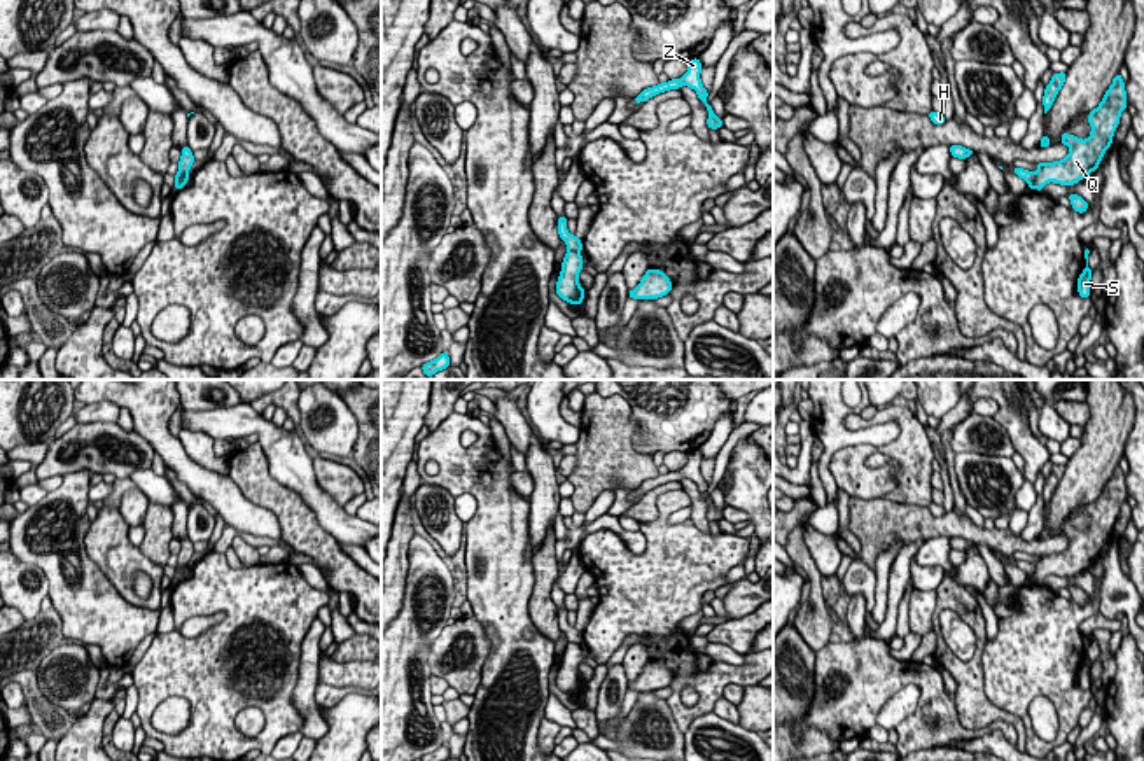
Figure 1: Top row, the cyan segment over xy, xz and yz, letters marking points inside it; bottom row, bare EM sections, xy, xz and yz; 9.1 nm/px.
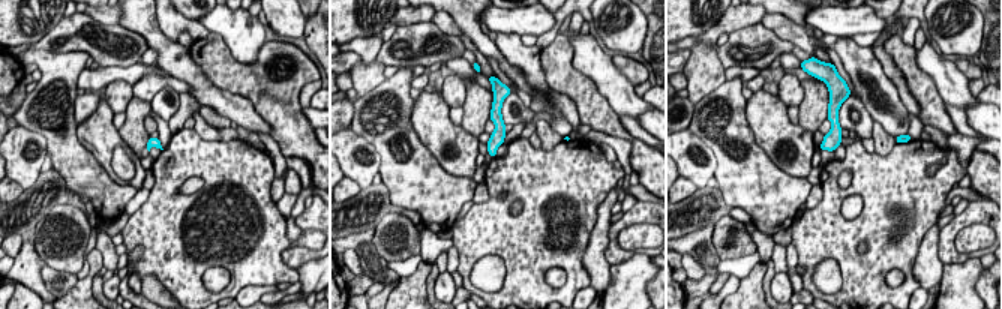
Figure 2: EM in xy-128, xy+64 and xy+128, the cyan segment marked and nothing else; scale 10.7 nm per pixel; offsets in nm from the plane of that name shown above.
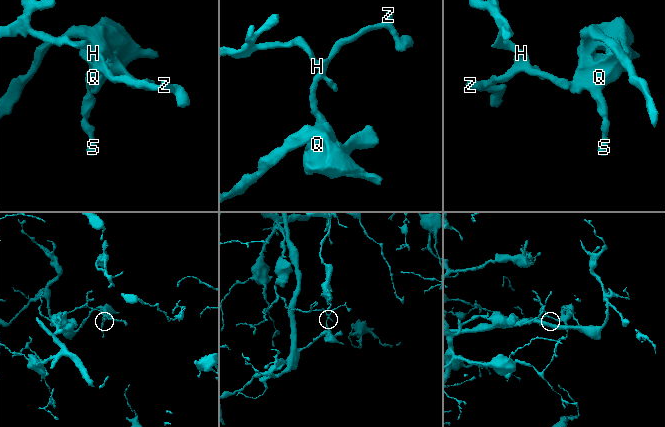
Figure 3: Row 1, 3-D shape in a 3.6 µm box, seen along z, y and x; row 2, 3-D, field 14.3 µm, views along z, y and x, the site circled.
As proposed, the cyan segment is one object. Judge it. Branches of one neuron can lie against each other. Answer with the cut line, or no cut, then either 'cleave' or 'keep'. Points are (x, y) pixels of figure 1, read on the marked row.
cut yz (1034, 174), (1036, 188); cleave

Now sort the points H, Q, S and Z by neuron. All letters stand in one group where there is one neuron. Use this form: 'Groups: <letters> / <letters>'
Groups: H Z / Q S

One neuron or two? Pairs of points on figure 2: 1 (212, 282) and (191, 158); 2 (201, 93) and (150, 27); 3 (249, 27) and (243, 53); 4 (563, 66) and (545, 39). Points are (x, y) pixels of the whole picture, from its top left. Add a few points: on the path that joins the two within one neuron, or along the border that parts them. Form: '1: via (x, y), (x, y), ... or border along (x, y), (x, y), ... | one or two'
1: border along (230, 272), (224, 267), (209, 267), (201, 282) | two
2: via (192, 77), (161, 44) | one
3: via (246, 33), (245, 47) | one
4: border along (558, 35), (540, 50) | two

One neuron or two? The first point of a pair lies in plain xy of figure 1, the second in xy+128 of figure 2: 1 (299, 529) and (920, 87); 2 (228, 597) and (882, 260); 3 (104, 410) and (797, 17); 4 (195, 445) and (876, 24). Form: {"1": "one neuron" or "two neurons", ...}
{"1": "one neuron", "2": "one neuron", "3": "two neurons", "4": "two neurons"}

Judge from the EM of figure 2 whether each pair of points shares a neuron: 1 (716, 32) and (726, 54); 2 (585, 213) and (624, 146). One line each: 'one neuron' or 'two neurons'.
1: two neurons
2: two neurons

